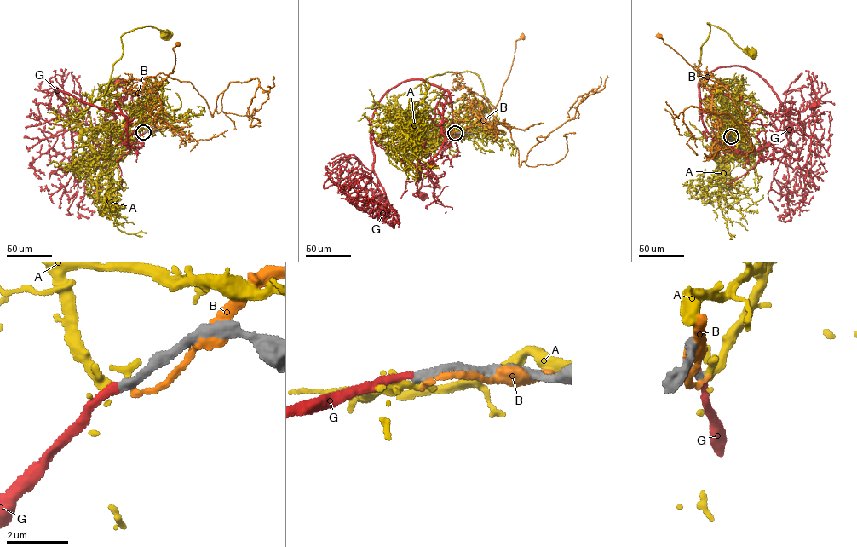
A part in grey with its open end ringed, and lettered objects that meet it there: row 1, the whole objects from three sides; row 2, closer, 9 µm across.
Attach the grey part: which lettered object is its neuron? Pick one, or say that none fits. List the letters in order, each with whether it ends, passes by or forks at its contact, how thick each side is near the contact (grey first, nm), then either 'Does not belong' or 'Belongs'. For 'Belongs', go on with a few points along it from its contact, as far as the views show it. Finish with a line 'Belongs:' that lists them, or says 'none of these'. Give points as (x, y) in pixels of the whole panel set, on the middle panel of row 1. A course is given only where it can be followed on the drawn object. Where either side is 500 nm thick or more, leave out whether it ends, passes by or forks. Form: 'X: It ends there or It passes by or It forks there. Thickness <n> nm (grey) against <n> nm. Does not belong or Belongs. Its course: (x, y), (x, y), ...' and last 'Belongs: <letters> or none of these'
A: It ends there. Thickness 280 nm (grey) against 440 nm. Does not belong
B: It ends there. Thickness 300 nm (grey) against 180 nm. Does not belong
G: It ends there. Thickness 280 nm (grey) against 240 nm. Belongs. Its course: (455, 133), (440, 134), (448, 94), (446, 90), (435, 108), (428, 173), (423, 175), (419, 190), (421, 195)
Belongs: G

